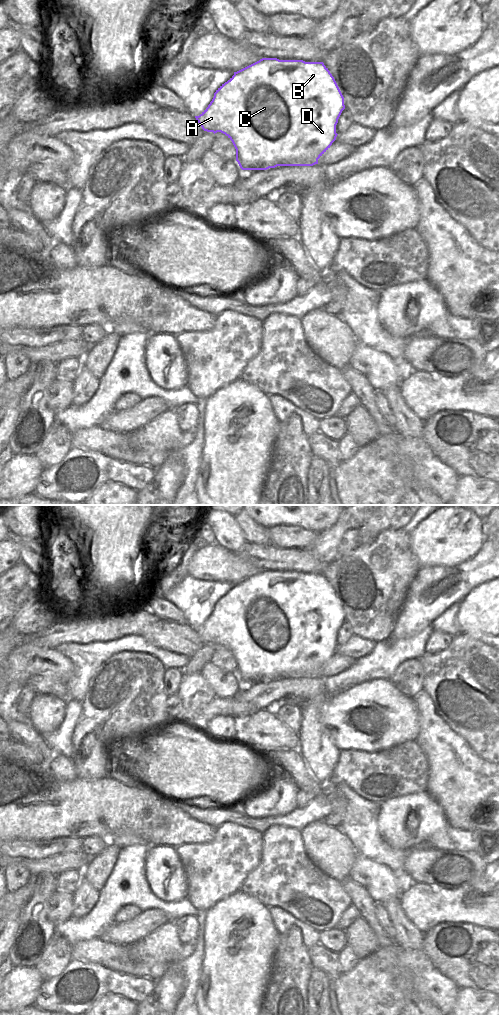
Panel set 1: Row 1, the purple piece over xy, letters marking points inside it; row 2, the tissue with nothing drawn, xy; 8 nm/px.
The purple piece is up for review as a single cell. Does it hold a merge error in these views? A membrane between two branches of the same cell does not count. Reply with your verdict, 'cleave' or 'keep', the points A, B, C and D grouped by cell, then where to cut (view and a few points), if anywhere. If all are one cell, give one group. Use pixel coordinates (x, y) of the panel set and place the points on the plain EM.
keep; A B C D; no cut

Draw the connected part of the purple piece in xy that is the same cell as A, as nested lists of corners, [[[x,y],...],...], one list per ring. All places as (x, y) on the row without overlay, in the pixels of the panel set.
[[[262,570],[259,573],[234,584],[234,587],[222,596],[214,605],[214,609],[208,619],[196,632],[204,643],[221,644],[233,655],[236,661],[236,673],[242,682],[267,682],[277,678],[313,678],[318,676],[318,671],[330,660],[336,652],[336,637],[338,631],[345,621],[344,609],[328,580],[323,574],[305,574],[303,572],[279,572],[277,570]]]

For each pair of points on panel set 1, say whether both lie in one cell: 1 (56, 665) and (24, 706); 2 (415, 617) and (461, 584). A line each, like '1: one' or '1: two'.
1: two
2: one

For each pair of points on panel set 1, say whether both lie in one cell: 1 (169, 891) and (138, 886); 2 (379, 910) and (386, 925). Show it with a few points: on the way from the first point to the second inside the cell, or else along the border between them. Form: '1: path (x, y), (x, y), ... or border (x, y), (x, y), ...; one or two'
1: border (143, 865), (148, 886), (161, 899), (168, 902); two
2: path (381, 914), (384, 921); one

